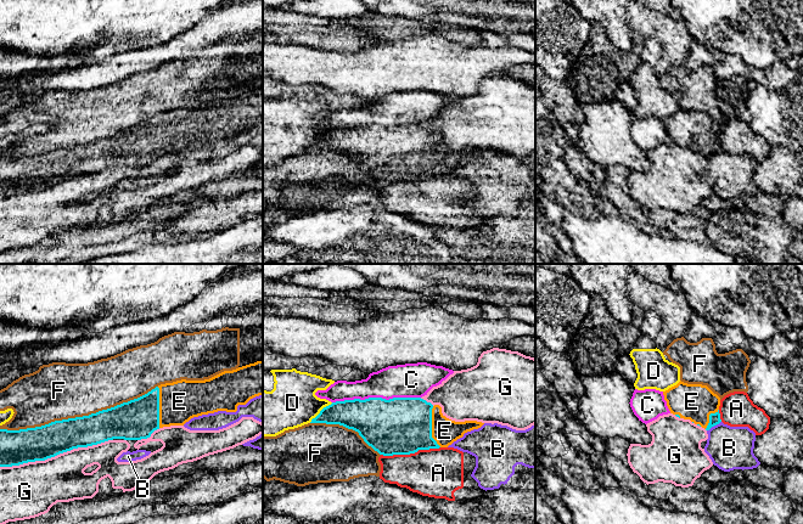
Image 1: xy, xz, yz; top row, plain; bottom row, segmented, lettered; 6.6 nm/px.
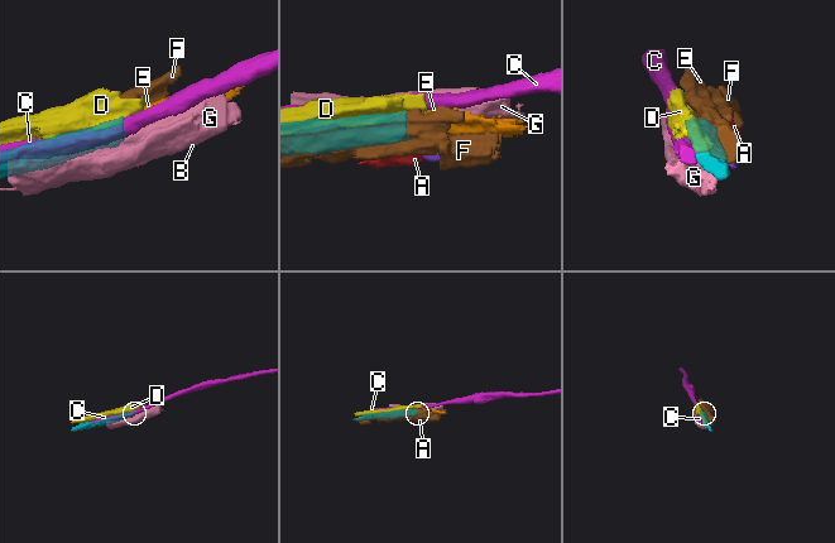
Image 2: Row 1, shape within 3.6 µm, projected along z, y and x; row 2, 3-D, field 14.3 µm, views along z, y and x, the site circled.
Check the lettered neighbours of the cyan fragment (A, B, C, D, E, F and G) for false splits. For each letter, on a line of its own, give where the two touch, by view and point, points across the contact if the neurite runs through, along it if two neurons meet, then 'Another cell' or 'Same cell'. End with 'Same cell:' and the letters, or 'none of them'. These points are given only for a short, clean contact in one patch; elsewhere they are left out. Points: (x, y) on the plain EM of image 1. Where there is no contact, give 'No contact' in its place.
A: Touches cyan at xz (410, 180). Another cell
B: Touches cyan at yz (713, 153). Another cell
C: Touches cyan at xz (376, 125). Another cell
D: Touches cyan at xz (320, 139). Another cell
E: Touches cyan at xy (158, 135). Same cell
F: Touches cyan at xy (78, 145). Another cell
G: Touches cyan at xy (56, 182). Another cell
Same cell: E

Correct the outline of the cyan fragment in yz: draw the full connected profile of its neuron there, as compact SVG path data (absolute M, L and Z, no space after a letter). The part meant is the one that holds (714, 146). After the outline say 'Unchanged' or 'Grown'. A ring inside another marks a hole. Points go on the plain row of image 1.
M679 109L663 119L670 141L709 158L721 150L720 125L707 113Z. Grown

